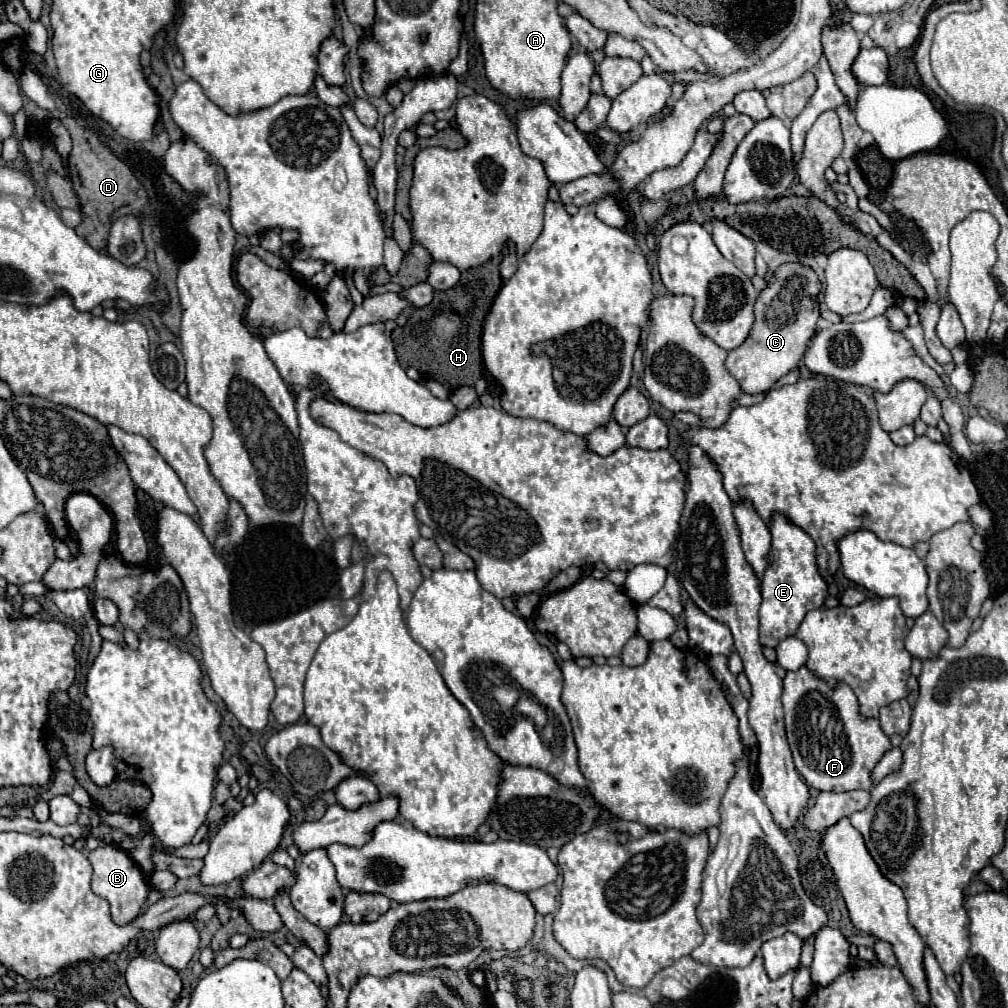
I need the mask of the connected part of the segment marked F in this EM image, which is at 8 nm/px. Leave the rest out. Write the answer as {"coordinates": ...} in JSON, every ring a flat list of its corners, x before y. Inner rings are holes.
{"coordinates":[[803,666,795,672,787,672,785,676,783,708,787,740,793,752,795,768,809,786,821,792,873,788,871,770,893,746,877,720,859,718,857,696,847,684,839,684,833,690]]}

